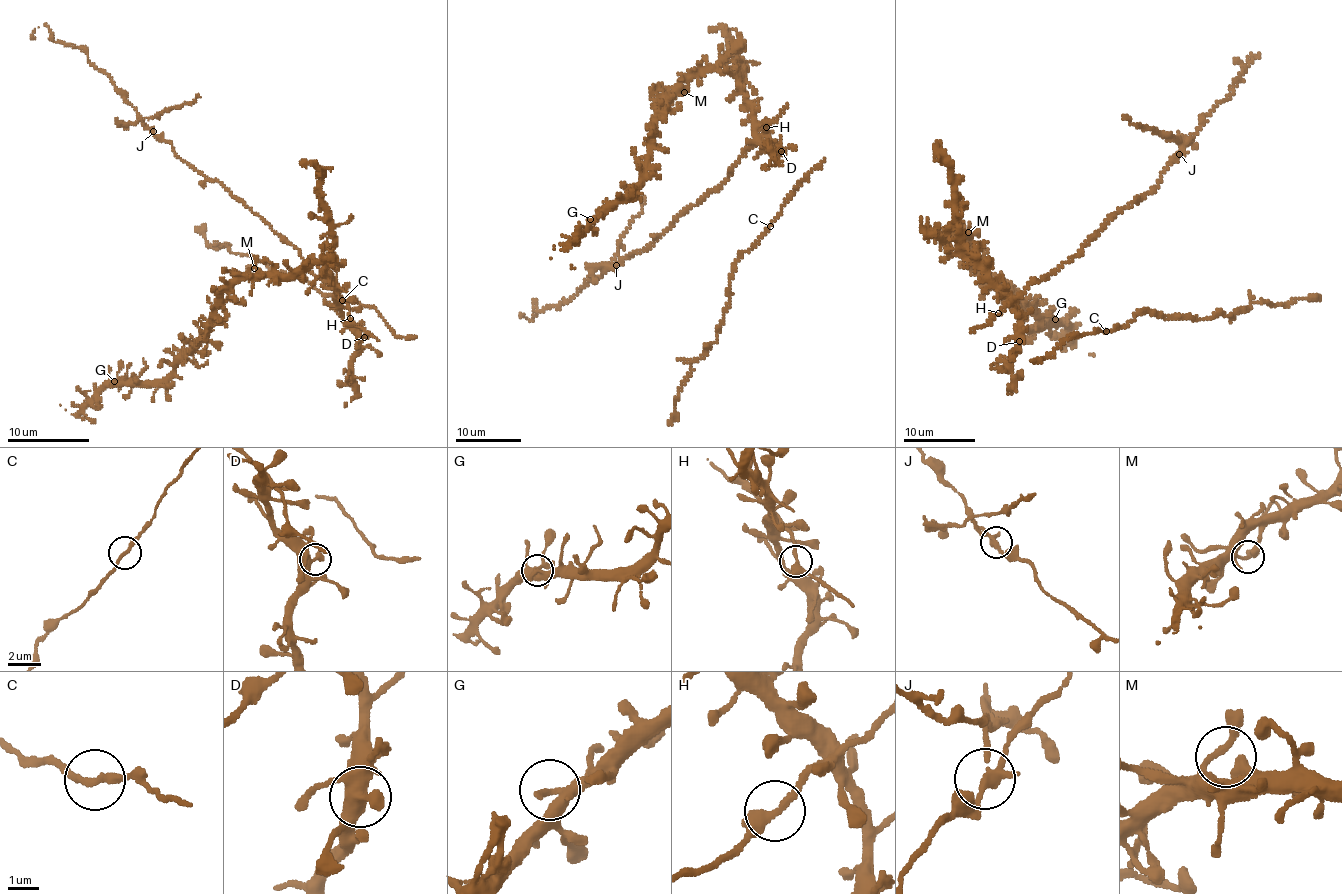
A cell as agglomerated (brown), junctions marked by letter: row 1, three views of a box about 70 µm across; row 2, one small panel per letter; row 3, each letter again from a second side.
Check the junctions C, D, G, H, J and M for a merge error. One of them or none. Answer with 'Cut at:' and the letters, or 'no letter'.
Cut at: J

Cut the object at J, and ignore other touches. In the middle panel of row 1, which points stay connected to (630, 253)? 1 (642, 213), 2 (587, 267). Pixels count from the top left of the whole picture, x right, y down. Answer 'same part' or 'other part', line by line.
1: other part
2: other part

